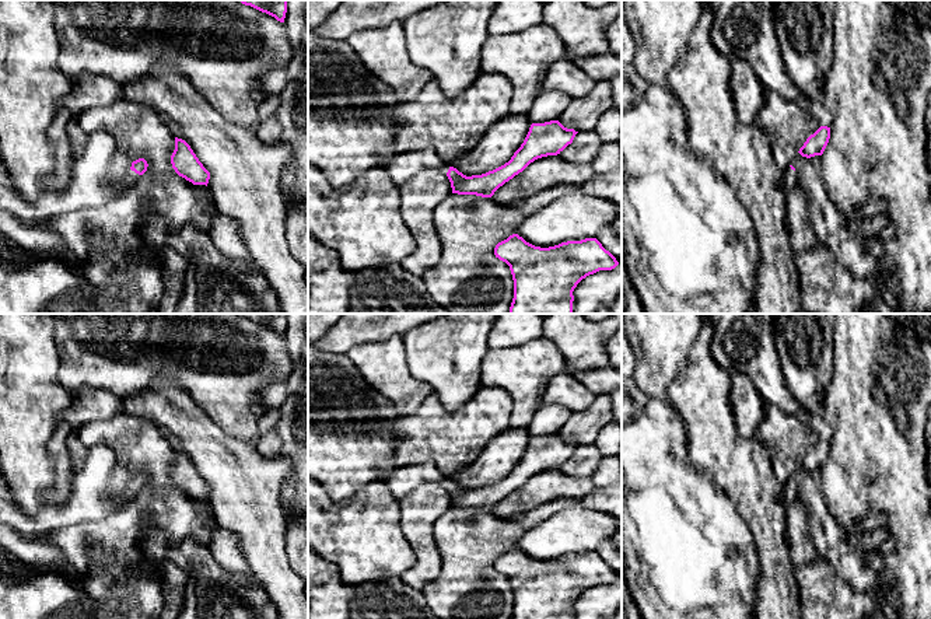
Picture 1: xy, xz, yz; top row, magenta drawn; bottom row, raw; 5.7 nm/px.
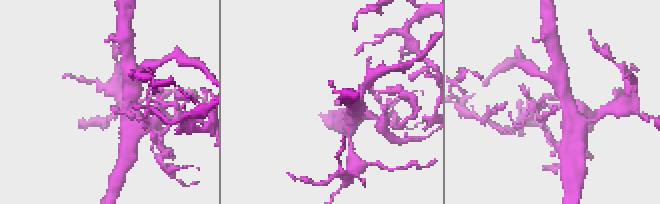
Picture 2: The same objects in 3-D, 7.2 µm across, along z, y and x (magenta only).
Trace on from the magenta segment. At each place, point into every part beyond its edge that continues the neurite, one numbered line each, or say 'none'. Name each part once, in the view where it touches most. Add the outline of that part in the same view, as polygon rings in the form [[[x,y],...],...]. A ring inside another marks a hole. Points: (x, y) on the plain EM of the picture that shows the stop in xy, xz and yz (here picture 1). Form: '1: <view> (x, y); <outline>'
1: xy (88, 502); [[[95,445],[76,472],[71,494],[63,504],[43,504],[31,517],[0,499],[0,522],[14,527],[25,538],[38,538],[64,527],[101,521],[129,504],[140,490],[130,483],[120,499],[109,497],[106,485],[115,466],[115,452]]]

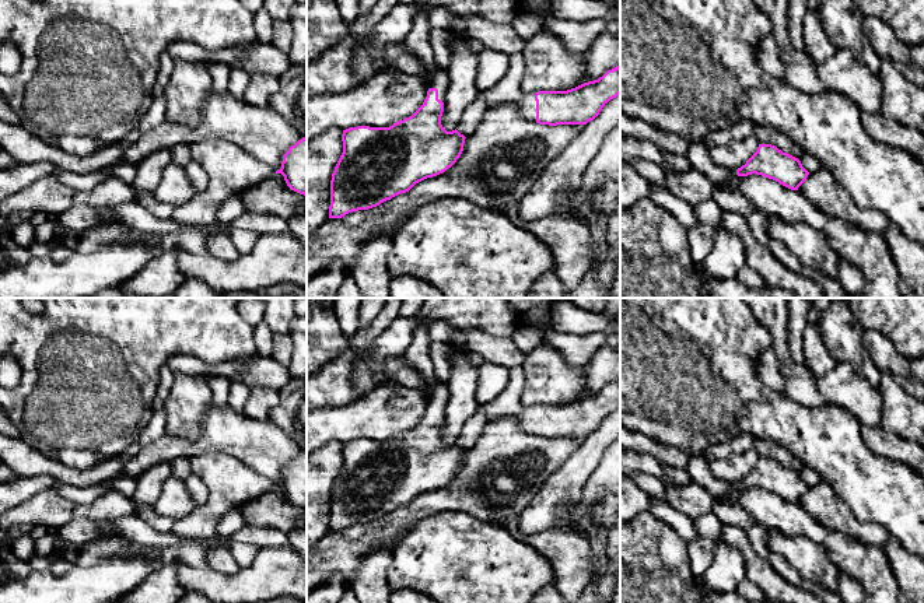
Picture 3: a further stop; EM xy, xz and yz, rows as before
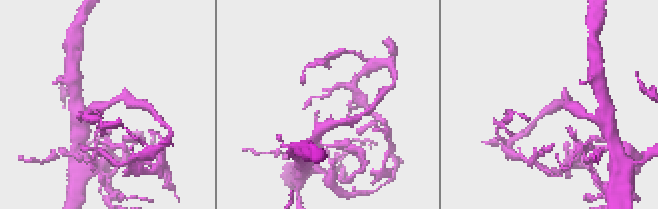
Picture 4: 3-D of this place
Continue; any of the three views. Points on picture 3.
1: xz (438, 392); [[[437,381],[430,388],[428,402],[437,402],[438,403],[438,413],[444,416],[445,411],[445,403],[447,403],[447,395],[448,395],[448,385]]]
2: xz (508, 402); [[[522,367],[511,369],[505,389],[494,400],[479,404],[477,411],[483,411],[487,421],[514,416],[518,418],[522,431],[536,435],[535,406],[525,407],[521,404],[524,385],[525,374]]]

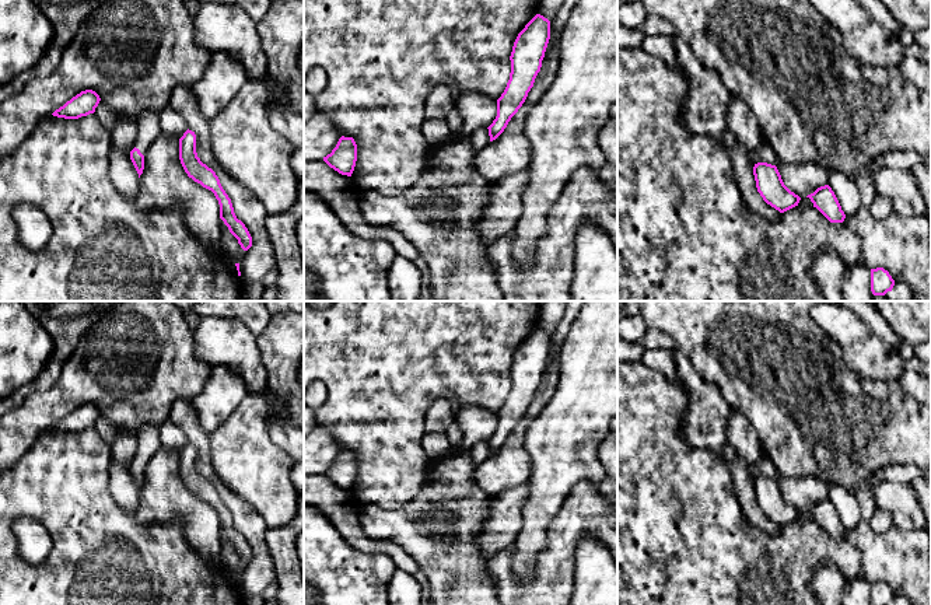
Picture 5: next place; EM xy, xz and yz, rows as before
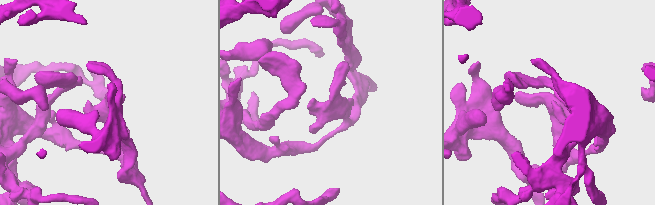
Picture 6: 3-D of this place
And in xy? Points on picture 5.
1: xy (149, 436); [[[144,424],[137,430],[136,436],[139,440],[139,447],[134,461],[139,462],[141,468],[144,468],[160,445],[160,429],[151,424]]]

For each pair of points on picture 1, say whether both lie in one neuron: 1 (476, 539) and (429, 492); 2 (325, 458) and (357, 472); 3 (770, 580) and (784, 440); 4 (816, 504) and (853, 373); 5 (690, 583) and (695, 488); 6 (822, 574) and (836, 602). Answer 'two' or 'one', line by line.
1: two
2: one
3: two
4: two
5: one
6: one

